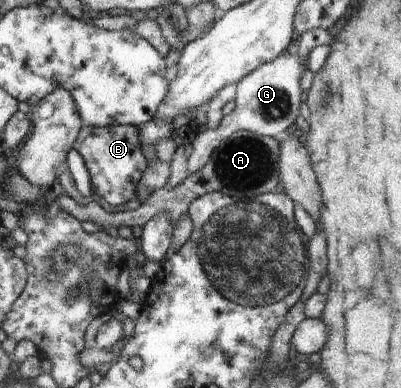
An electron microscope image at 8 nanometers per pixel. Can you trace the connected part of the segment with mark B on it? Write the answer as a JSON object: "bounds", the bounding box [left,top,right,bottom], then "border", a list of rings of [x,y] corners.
{"bounds":[73,124,146,206],"border":[[[129,124],[115,126],[85,125],[73,148],[81,153],[90,176],[92,194],[97,194],[108,206],[119,206],[135,198],[137,183],[146,168],[141,150],[139,129]]]}

